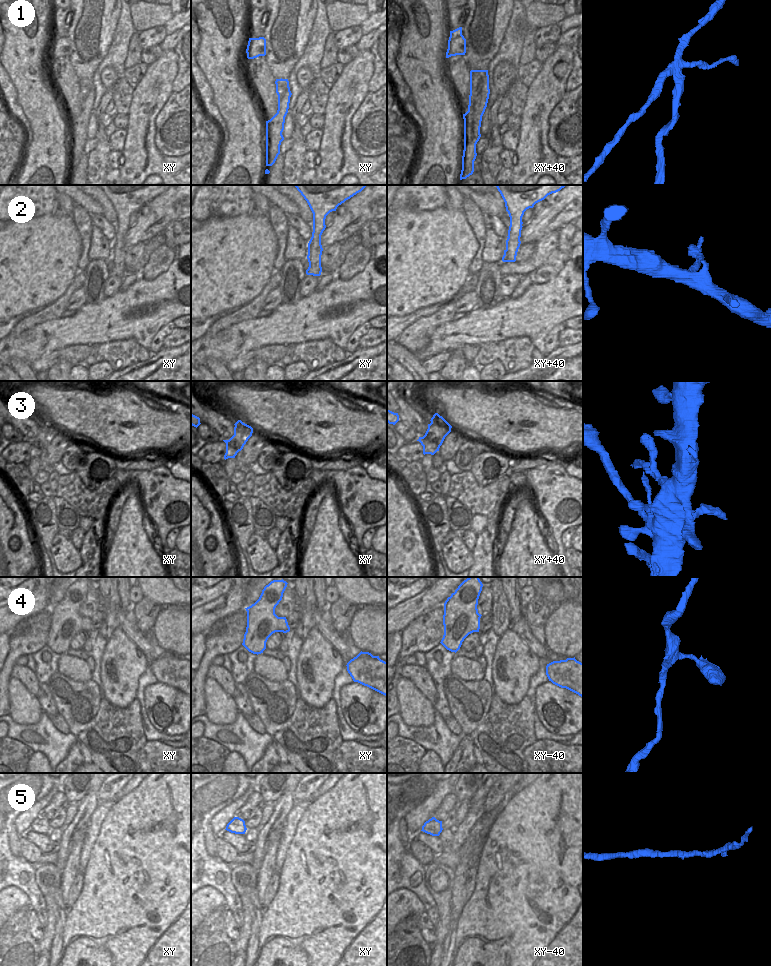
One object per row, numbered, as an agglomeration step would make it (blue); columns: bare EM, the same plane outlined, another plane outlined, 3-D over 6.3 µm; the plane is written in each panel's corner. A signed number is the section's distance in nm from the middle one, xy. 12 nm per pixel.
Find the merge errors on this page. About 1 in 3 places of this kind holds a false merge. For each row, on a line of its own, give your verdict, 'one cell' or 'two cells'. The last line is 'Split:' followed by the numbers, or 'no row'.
1: two cells
2: two cells
3: two cells
4: one cell
5: one cell
Split: 1, 2, 3

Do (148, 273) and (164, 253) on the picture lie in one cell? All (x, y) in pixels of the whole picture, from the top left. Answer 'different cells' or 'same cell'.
same cell

